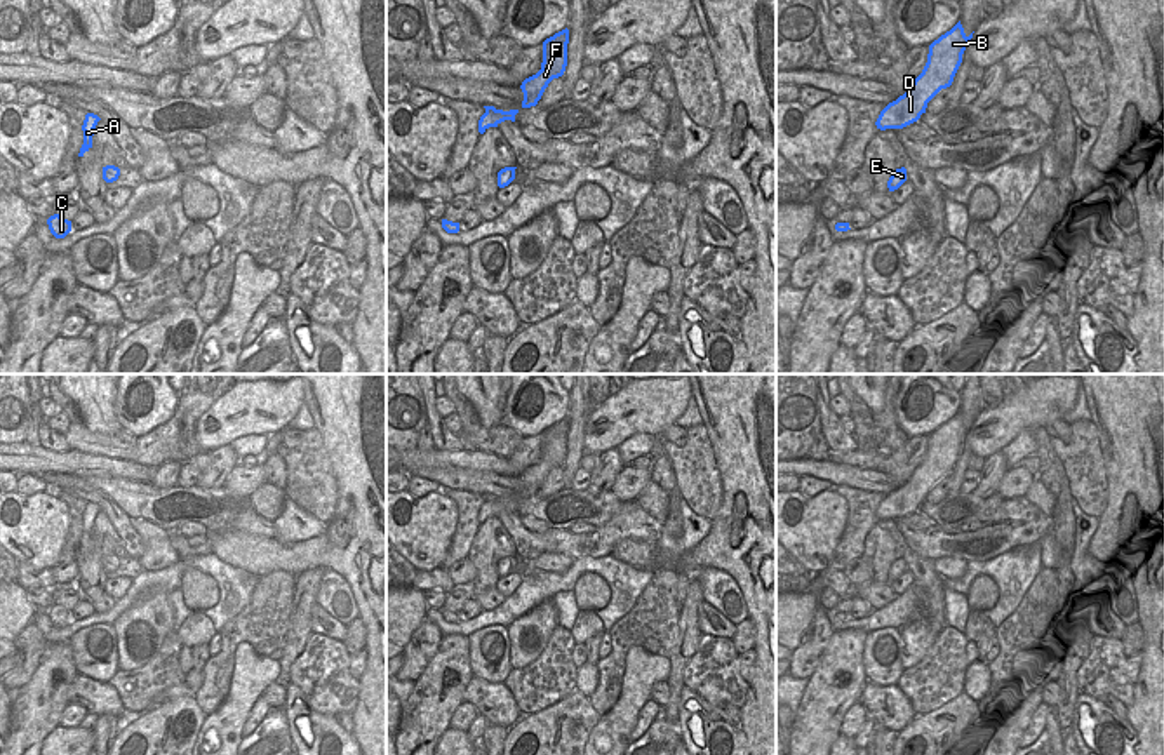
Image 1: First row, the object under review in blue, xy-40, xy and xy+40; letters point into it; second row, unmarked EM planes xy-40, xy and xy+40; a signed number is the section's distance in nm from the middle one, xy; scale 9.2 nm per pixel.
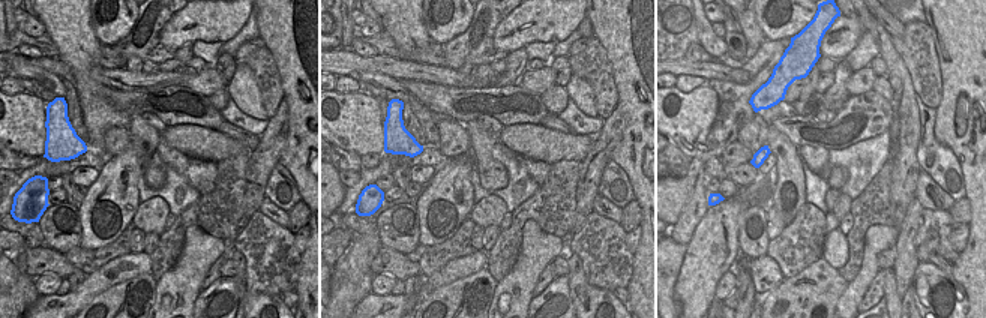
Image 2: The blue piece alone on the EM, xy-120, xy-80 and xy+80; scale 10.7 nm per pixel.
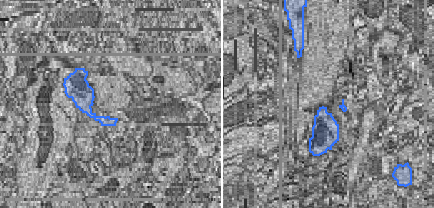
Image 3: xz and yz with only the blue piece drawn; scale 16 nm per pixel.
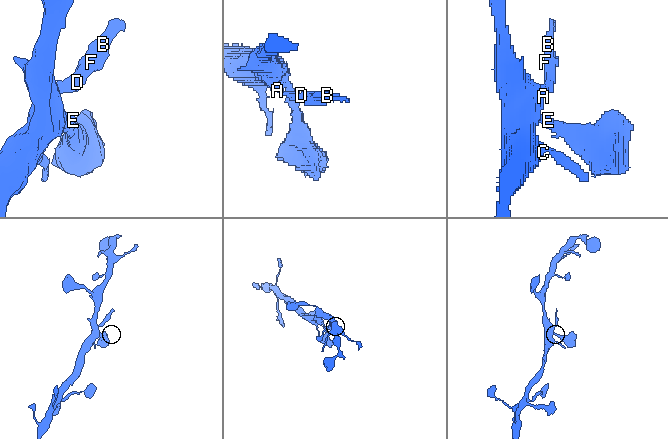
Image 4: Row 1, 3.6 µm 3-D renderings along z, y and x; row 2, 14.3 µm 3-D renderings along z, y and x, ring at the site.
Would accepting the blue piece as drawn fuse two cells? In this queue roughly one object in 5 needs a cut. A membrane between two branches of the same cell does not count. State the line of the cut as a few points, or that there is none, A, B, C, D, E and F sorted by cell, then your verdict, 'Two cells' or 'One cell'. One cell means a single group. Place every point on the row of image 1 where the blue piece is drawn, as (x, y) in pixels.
No split. Groups: A B C D E F. One cell

